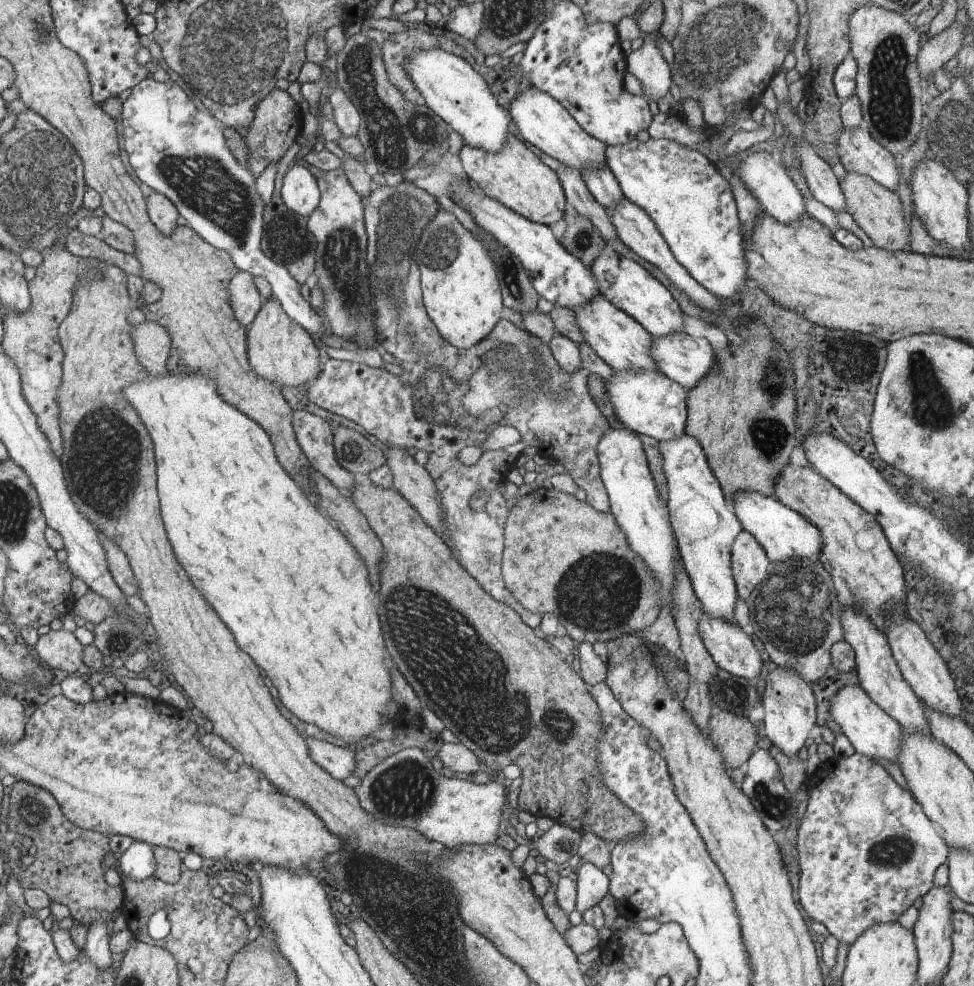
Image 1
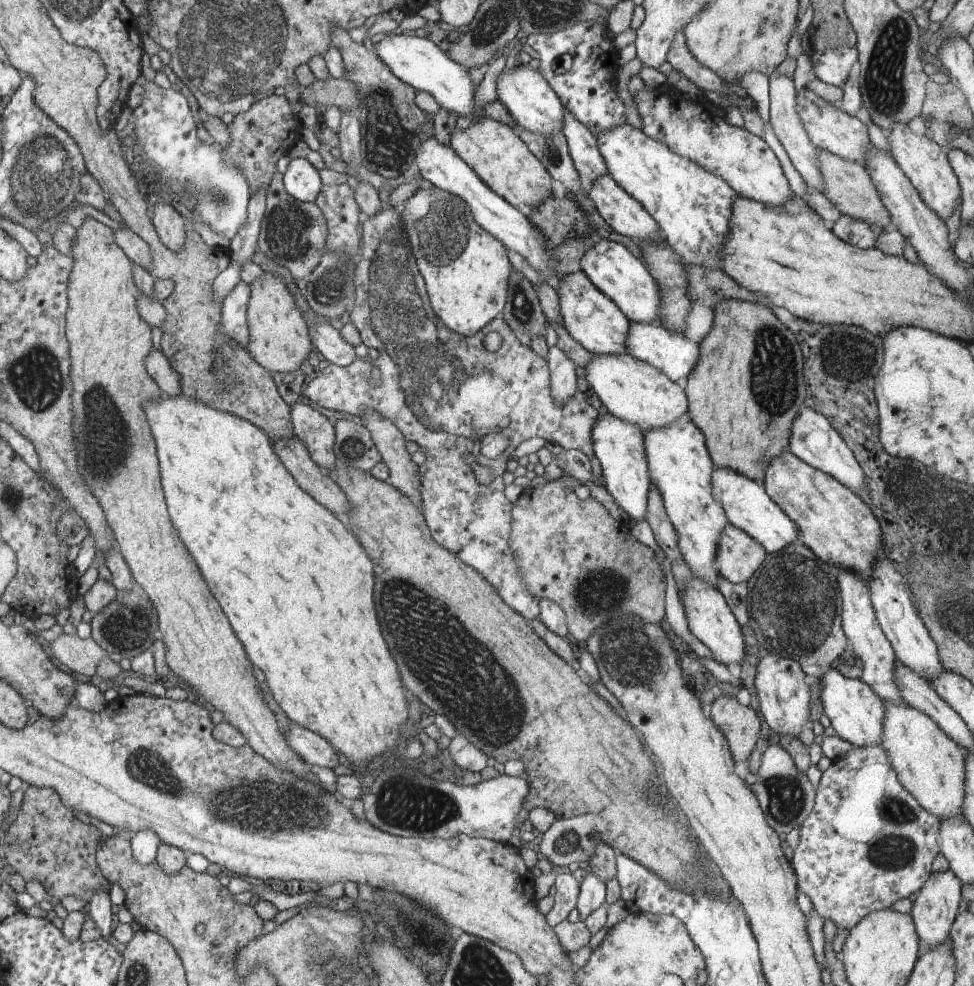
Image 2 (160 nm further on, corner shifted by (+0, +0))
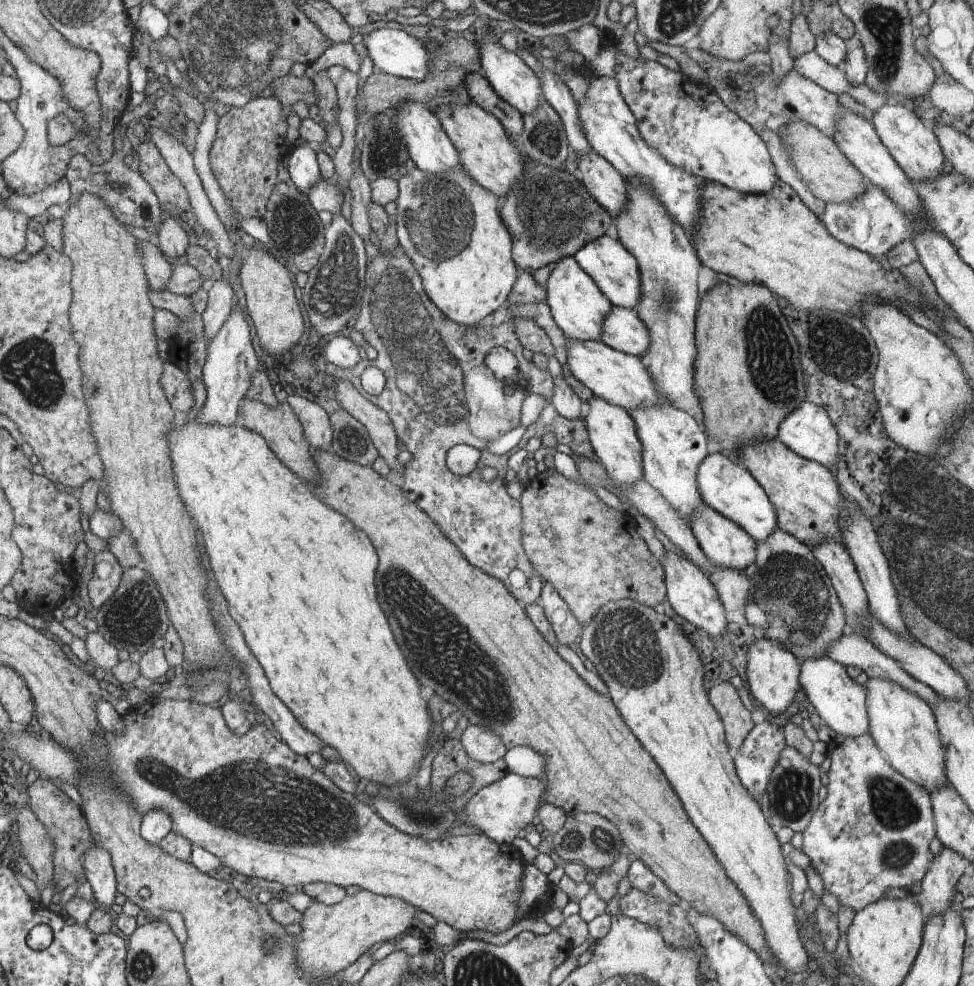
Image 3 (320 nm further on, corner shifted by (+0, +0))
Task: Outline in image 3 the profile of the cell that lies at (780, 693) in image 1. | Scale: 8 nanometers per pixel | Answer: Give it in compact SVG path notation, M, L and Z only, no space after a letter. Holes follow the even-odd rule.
M761 638L748 648L747 678L754 698L770 712L771 715L782 714L794 701L796 694L801 690L799 674L801 665L796 657L786 648L780 646L778 641Z

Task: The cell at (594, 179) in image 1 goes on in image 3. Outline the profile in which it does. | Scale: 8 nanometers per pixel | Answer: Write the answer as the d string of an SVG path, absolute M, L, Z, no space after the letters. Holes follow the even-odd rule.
M521 48L520 57L537 74L542 82L543 98L548 101L563 119L567 139L577 156L592 149L585 137L578 116L577 104L566 83L554 72L542 68L539 60L527 48Z

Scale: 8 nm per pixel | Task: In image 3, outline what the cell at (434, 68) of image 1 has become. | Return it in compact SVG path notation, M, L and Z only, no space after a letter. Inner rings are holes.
M396 26L373 29L359 38L370 56L373 66L385 73L404 79L426 78L430 72L430 57L426 46L414 36Z

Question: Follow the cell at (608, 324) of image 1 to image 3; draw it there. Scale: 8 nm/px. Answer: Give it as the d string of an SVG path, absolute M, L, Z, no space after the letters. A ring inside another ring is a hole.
M574 257L560 259L549 273L544 287L553 319L568 339L599 340L604 319L610 314L613 304Z

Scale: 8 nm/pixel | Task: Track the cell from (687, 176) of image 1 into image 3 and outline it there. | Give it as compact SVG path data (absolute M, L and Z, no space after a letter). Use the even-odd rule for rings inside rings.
M593 75L587 88L587 97L576 102L582 130L589 146L601 154L620 172L626 182L636 181L649 189L665 206L673 221L678 222L691 238L691 228L699 221L699 188L706 182L669 163L642 138L636 117L626 104L614 79Z

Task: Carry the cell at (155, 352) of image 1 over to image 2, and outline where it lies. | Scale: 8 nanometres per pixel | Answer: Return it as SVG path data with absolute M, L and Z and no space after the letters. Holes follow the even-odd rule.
M153 350L151 352L151 356L147 358L147 370L150 372L151 377L155 379L163 389L165 396L175 397L182 394L182 379L180 372L172 368L162 351Z

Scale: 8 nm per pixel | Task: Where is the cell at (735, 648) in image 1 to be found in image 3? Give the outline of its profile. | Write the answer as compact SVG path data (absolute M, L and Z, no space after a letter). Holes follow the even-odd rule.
M666 552L660 562L665 570L666 596L668 596L668 602L670 602L669 611L671 613L676 612L696 628L708 633L714 640L722 638L728 632L726 612L716 589L706 576L706 573L700 571L700 567L697 567L690 559L680 556L676 552Z

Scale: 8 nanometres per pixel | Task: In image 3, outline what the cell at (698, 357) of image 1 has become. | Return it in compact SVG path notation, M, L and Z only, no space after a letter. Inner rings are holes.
M614 305L604 319L599 340L635 357L642 356L650 344L648 331L636 311Z

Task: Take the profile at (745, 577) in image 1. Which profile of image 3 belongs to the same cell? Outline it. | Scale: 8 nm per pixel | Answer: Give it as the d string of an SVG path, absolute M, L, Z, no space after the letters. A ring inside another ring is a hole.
M702 503L699 509L695 510L689 526L703 553L709 561L713 562L713 565L722 569L744 571L755 562L757 542L741 526L714 510L709 504Z

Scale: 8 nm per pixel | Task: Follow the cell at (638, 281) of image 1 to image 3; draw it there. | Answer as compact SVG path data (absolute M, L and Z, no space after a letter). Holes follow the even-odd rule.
M602 235L583 246L574 258L578 261L580 268L592 278L614 306L635 310L641 297L638 263L618 239Z

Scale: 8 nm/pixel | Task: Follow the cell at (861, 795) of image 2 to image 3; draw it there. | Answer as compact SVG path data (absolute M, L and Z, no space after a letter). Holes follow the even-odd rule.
M864 733L858 736L838 738L834 750L829 754L831 758L831 767L828 772L829 782L827 786L826 799L819 804L816 812L812 815L810 824L803 830L802 852L808 856L813 869L822 877L824 889L827 888L842 905L852 907L856 912L862 910L865 906L879 901L882 897L887 896L888 888L904 888L918 880L922 880L929 864L933 859L930 851L930 842L936 837L935 822L933 817L933 808L929 792L914 781L907 779L902 773L899 773L886 760L884 754L876 746L871 734Z

